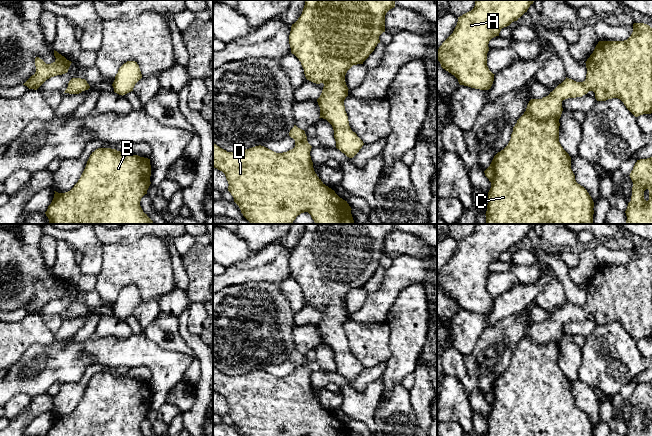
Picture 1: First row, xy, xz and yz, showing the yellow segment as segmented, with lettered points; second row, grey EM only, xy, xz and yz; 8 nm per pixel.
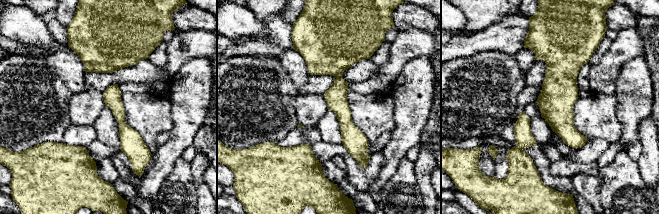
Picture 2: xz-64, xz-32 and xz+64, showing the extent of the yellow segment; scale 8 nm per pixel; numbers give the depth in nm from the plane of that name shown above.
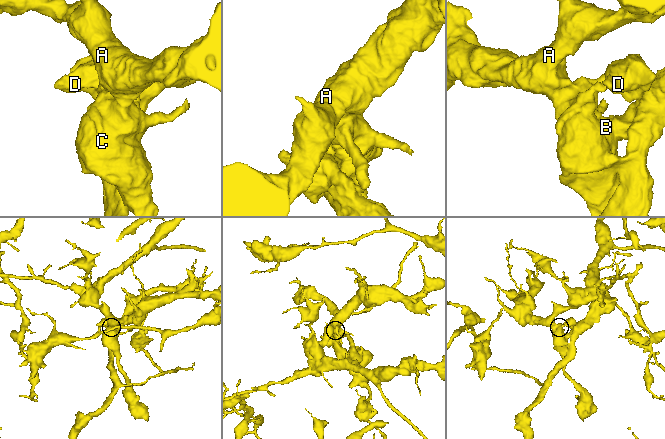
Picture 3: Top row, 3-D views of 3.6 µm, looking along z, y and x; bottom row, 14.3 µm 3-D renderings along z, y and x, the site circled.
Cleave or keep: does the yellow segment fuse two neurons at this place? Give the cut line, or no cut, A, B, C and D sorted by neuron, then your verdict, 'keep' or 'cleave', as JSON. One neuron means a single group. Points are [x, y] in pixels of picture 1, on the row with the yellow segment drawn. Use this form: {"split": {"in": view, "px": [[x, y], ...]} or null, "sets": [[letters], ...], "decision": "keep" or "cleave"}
{"split": {"in": "xz", "px": [[294, 147], [309, 154]]}, "sets": [["A", "B", "C"], ["D"]], "decision": "cleave"}

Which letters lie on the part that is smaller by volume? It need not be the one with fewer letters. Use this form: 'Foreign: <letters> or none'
Foreign: D

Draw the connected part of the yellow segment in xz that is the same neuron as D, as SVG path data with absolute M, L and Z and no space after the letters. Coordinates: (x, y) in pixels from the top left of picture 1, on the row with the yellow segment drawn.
M213 143L213 167L225 174L229 184L228 191L251 224L292 224L304 212L308 212L316 224L354 224L352 209L347 201L317 176L310 154L304 154L296 148L276 153L259 145L240 152L227 152Z

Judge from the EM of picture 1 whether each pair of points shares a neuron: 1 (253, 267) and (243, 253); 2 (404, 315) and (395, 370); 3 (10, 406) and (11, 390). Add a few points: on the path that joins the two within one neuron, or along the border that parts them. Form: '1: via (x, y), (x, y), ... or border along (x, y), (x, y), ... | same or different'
1: border along (258, 252), (247, 259), (226, 267) | different
2: via (404, 329), (404, 356) | same
3: border along (30, 396), (24, 393), (17, 393), (10, 399) | different

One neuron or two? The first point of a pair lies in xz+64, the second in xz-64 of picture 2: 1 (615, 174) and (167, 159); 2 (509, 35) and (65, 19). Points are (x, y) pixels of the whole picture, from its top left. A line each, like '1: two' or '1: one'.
1: two
2: two

